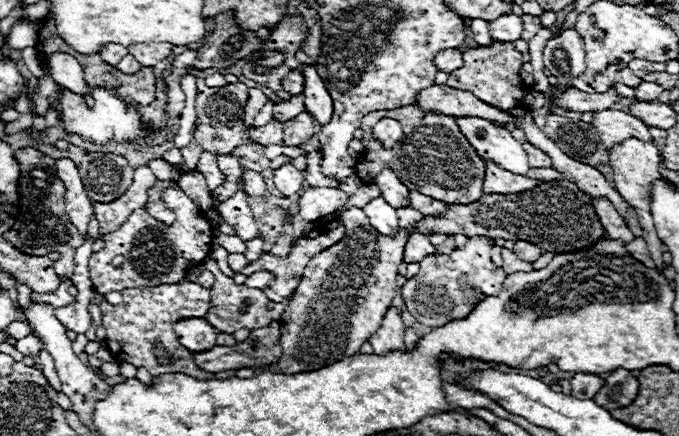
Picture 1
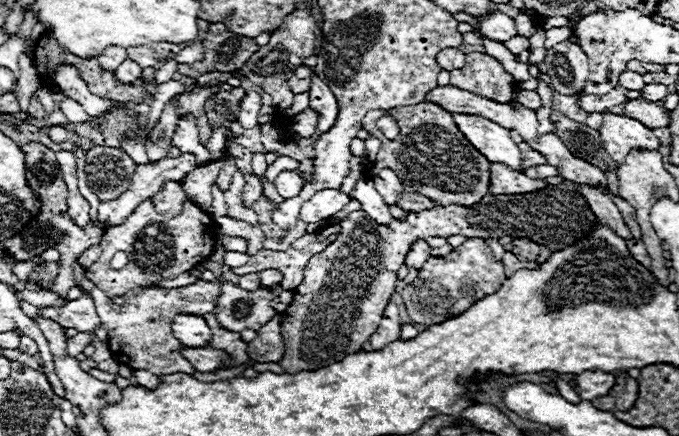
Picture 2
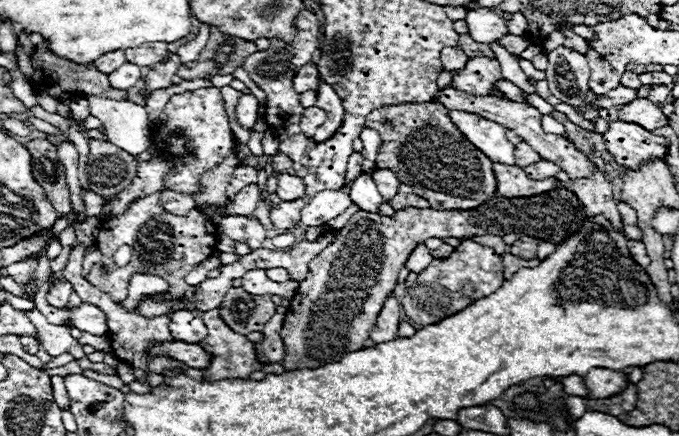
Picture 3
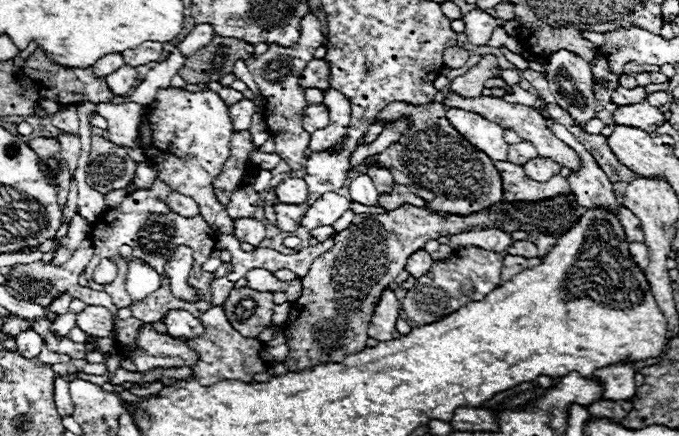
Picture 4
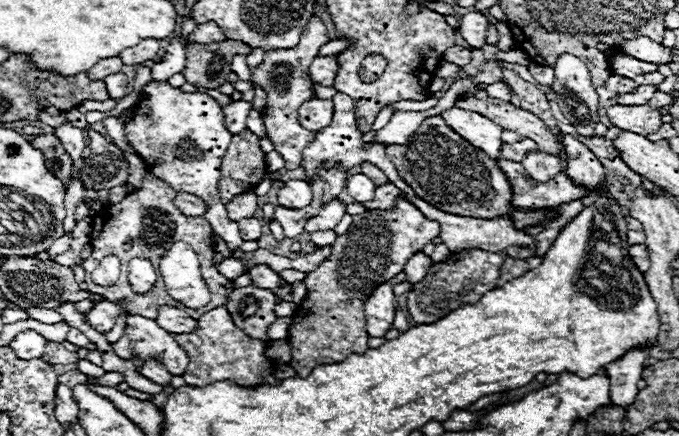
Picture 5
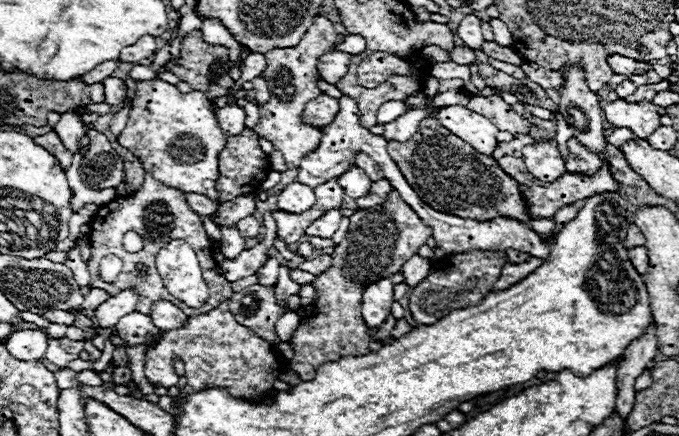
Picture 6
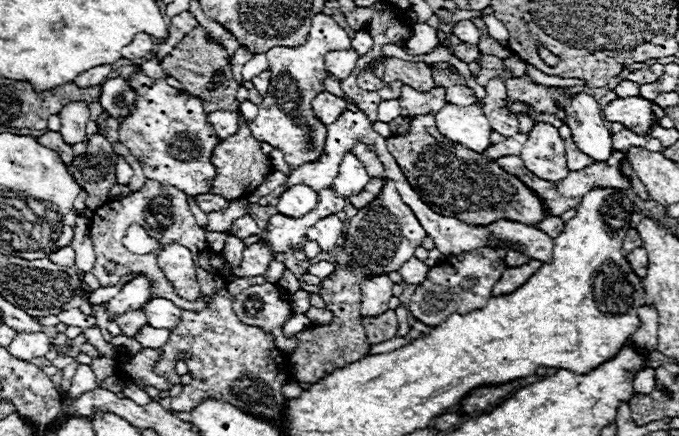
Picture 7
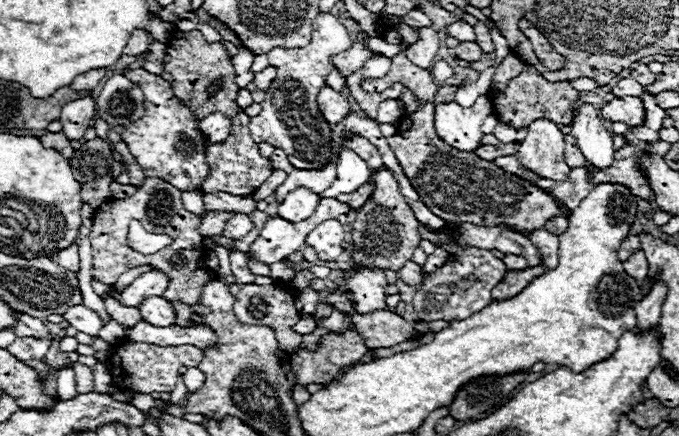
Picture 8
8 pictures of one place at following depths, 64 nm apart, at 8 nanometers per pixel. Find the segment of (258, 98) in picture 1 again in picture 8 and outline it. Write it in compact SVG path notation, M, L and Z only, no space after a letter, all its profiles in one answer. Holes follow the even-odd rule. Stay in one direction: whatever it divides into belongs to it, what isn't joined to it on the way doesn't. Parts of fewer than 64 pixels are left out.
M220 112L210 114L200 120L200 128L210 144L216 144L218 140L226 140L226 136L230 136L230 126L232 126L232 118Z

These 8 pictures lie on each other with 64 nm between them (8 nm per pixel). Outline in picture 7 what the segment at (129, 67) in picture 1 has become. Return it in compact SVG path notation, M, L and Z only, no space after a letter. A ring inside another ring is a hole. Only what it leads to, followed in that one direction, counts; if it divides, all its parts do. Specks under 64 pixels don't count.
M108 78L102 84L102 96L100 96L100 106L114 118L126 118L132 104L134 104L136 92L126 84L122 78Z

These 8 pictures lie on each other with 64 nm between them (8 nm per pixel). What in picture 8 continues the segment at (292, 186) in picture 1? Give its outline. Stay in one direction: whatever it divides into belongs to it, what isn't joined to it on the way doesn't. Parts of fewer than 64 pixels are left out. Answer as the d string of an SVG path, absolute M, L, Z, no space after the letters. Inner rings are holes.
M304 186L296 188L296 190L288 192L286 198L278 204L278 216L286 218L290 222L306 220L314 212L318 200L320 200L320 196L314 194L312 190L304 188Z

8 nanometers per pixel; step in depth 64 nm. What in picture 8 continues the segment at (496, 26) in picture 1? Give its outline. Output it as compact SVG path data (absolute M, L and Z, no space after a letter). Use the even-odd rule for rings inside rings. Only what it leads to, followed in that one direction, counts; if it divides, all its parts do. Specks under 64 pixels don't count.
M464 20L450 24L450 26L448 26L448 36L456 38L456 40L460 40L460 42L474 42L474 40L476 40L474 28L472 28L468 22L464 22Z

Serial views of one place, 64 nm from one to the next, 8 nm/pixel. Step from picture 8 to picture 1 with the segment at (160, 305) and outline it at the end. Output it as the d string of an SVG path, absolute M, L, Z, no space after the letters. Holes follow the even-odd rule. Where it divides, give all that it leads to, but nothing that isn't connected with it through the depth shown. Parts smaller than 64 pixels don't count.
M178 320L174 332L190 352L206 352L216 346L216 330L206 320Z

